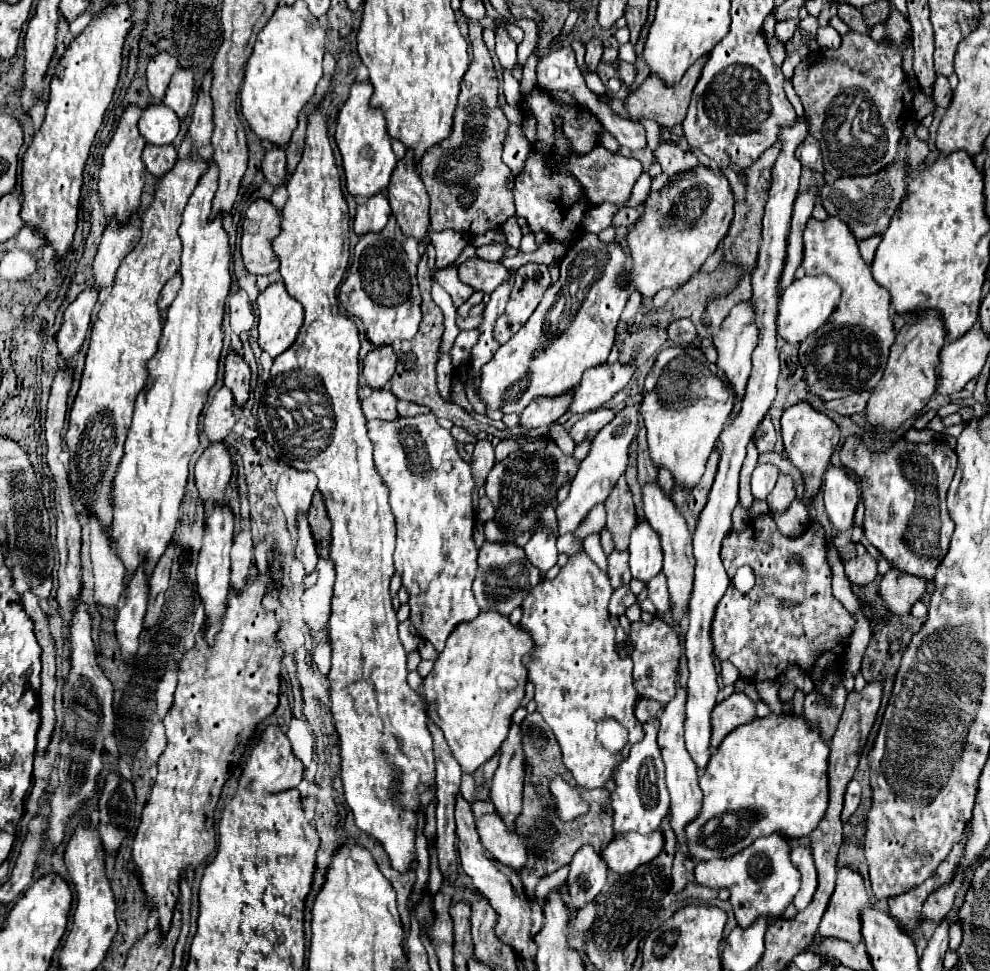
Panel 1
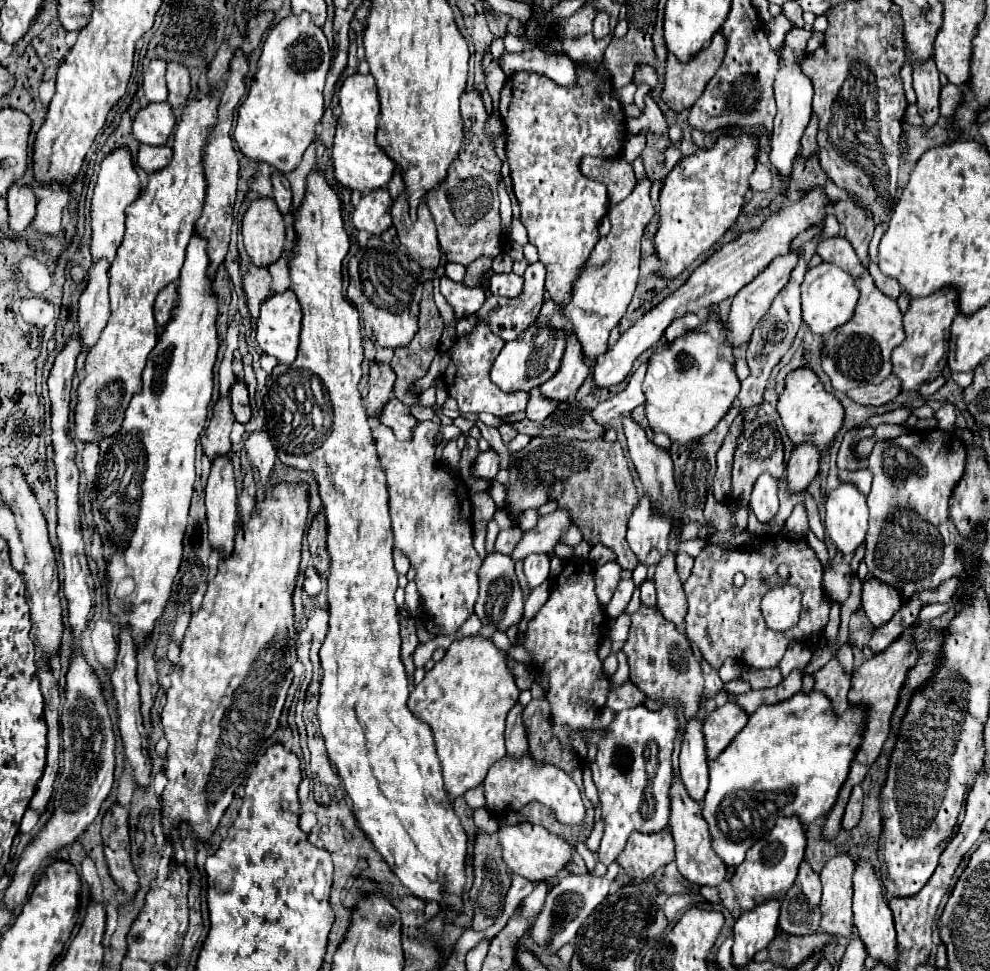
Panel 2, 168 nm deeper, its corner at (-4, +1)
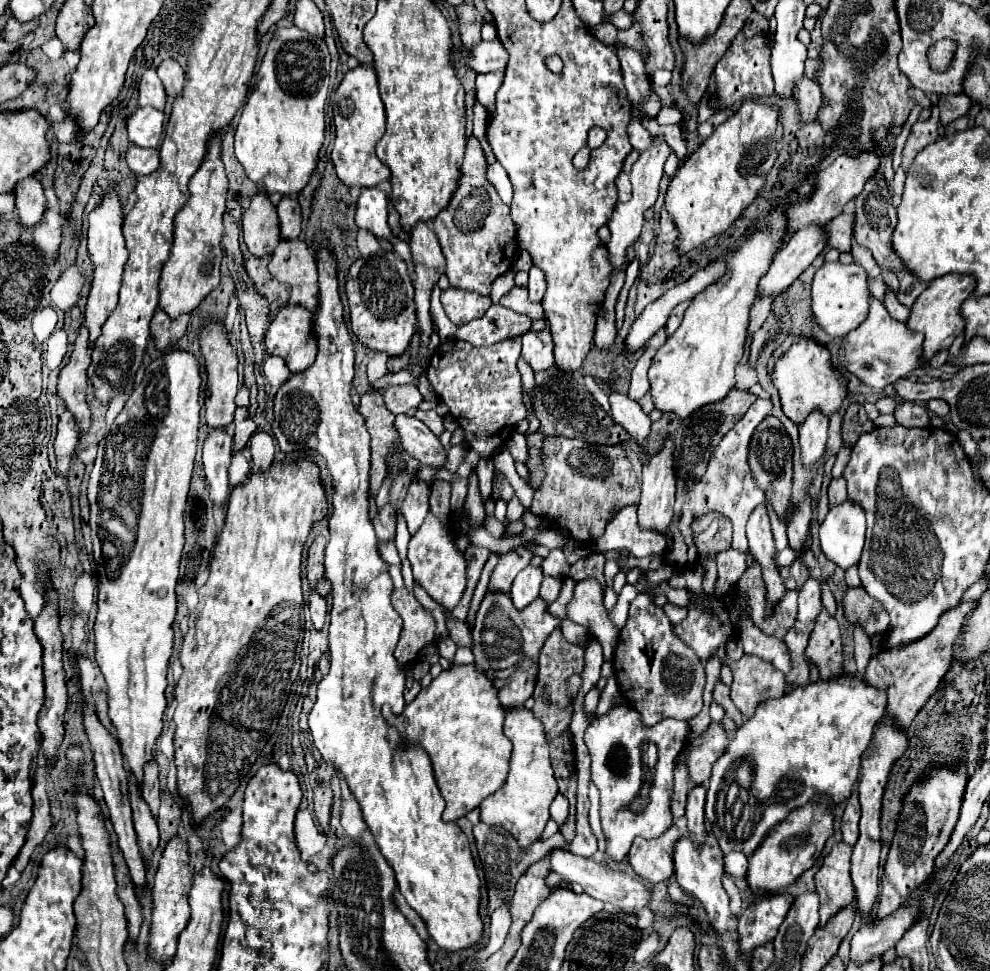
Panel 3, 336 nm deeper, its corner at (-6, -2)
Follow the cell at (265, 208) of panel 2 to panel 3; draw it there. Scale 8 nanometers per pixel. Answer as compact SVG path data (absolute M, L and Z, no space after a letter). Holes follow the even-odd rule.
M263 192L251 196L241 226L245 244L253 256L269 256L281 240L277 210Z

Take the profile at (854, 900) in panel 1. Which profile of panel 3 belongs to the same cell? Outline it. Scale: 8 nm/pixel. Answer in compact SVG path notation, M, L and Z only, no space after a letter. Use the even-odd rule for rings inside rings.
M839 842L823 858L823 864L815 874L815 890L821 902L819 906L821 924L825 924L835 912L839 912L853 900L855 888L851 884L849 864L851 864L851 846Z

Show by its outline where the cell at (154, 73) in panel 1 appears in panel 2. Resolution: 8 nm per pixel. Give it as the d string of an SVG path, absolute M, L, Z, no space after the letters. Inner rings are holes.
M153 59L143 77L145 97L149 101L167 101L167 87L165 87L165 69L167 61Z

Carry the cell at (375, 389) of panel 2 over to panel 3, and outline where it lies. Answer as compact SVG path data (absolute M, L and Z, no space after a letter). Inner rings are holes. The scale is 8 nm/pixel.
M375 390L361 396L357 406L359 414L365 418L365 426L371 434L371 484L369 484L369 500L375 500L375 488L383 484L383 476L387 476L387 446L397 446L397 432L391 412L385 408L383 396Z

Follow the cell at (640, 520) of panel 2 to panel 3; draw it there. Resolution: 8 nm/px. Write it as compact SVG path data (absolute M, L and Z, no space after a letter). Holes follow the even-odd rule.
M665 440L663 448L643 466L639 526L645 530L663 534L671 522L675 504L673 452L675 448L671 448L671 440Z

